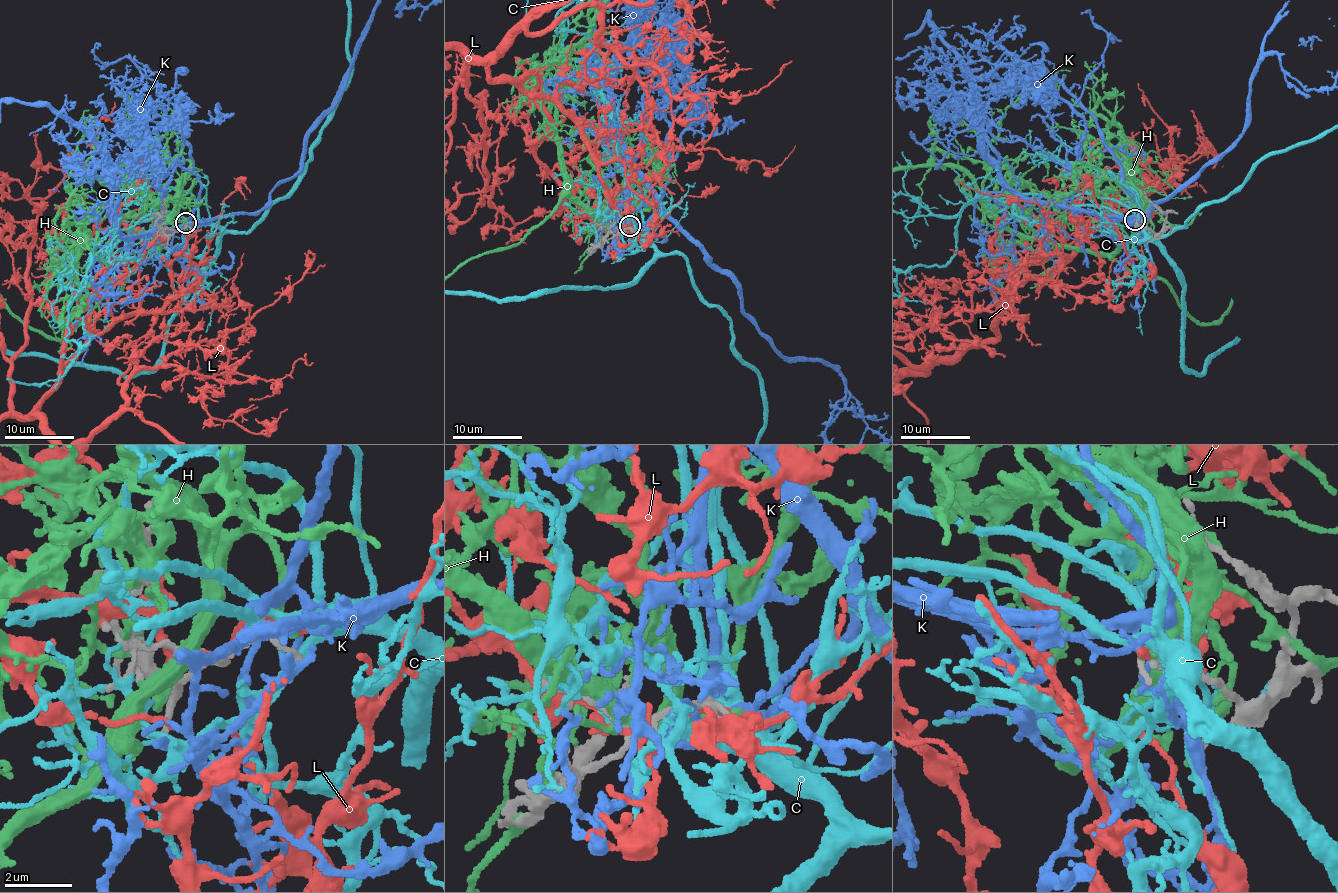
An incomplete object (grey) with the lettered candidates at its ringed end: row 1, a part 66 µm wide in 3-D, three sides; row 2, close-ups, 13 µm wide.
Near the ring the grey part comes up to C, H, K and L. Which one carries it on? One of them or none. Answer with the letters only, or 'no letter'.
K

